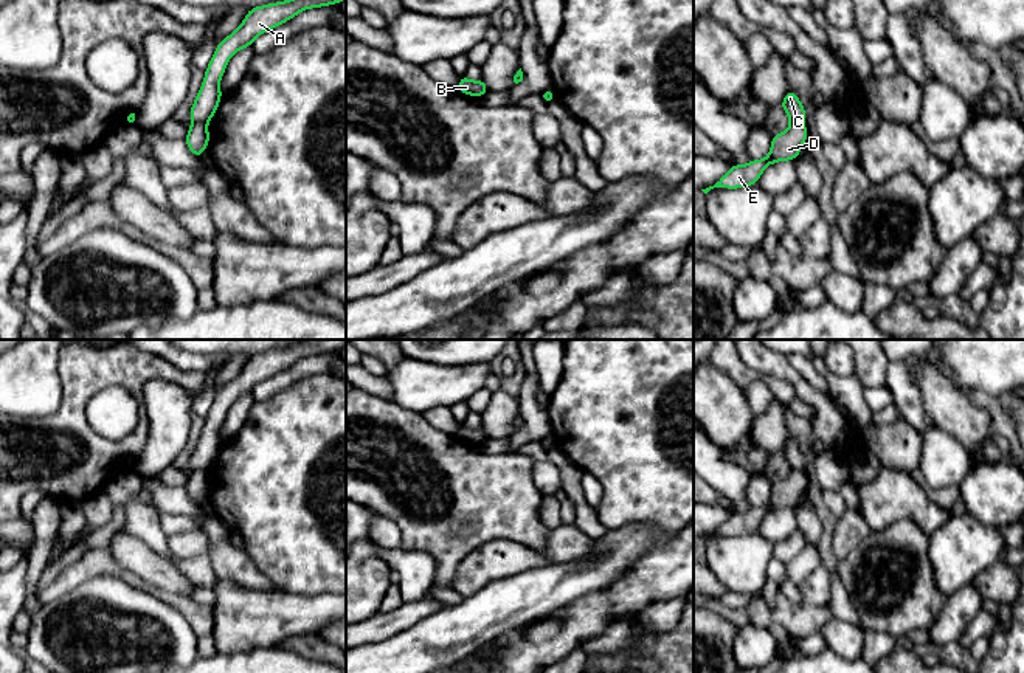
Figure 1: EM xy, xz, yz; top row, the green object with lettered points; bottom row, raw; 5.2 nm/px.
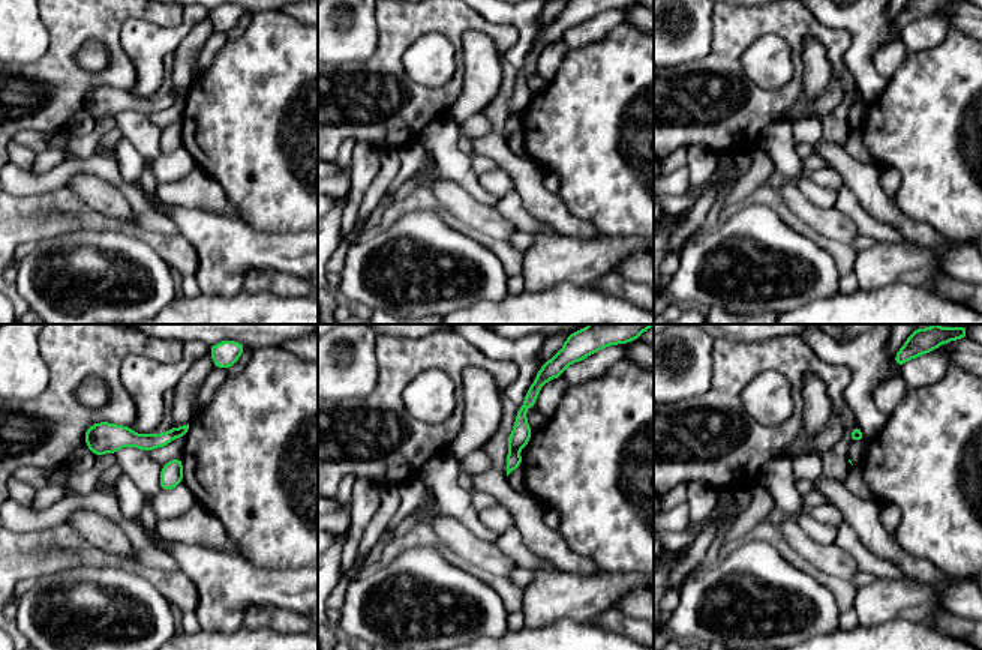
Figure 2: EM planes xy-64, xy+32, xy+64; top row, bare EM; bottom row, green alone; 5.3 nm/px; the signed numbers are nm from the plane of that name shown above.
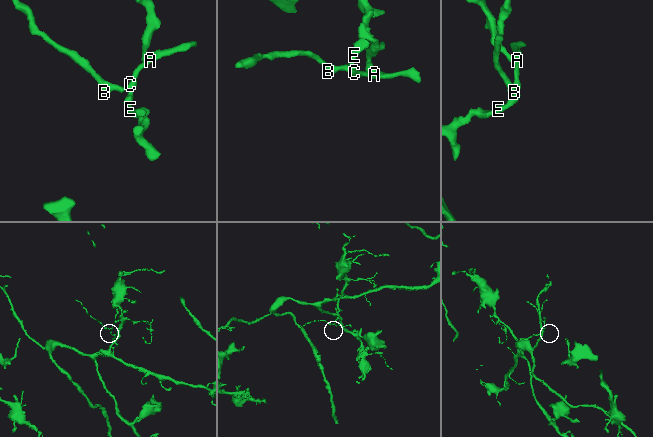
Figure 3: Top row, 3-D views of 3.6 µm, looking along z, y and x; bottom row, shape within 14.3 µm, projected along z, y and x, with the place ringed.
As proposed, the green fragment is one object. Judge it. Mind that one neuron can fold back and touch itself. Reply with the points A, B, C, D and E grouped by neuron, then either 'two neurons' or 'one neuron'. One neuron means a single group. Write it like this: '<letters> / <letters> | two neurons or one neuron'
A B C / D E | two neurons

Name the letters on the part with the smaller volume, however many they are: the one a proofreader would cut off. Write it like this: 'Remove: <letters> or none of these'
Remove: A, B, C

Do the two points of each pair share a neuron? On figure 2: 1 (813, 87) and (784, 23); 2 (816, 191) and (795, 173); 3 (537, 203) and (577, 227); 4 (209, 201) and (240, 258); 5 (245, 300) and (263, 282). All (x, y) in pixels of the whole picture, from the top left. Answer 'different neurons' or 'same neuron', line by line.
1: different neurons
2: same neuron
3: same neuron
4: different neurons
5: different neurons

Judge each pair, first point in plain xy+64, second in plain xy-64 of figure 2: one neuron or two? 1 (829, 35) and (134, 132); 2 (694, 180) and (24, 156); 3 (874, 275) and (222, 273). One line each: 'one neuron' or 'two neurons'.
1: two neurons
2: one neuron
3: one neuron

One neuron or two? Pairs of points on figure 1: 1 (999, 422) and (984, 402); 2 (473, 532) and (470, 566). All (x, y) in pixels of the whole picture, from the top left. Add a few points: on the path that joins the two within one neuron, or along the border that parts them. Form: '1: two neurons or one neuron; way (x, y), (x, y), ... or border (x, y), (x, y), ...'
1: one neuron; way (999, 417), (989, 407)
2: two neurons; border (508, 540), (475, 548), (453, 580)

